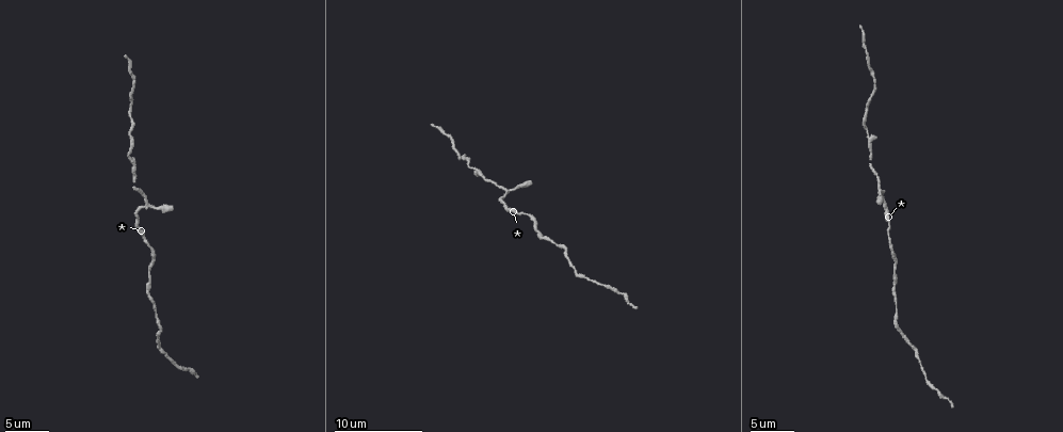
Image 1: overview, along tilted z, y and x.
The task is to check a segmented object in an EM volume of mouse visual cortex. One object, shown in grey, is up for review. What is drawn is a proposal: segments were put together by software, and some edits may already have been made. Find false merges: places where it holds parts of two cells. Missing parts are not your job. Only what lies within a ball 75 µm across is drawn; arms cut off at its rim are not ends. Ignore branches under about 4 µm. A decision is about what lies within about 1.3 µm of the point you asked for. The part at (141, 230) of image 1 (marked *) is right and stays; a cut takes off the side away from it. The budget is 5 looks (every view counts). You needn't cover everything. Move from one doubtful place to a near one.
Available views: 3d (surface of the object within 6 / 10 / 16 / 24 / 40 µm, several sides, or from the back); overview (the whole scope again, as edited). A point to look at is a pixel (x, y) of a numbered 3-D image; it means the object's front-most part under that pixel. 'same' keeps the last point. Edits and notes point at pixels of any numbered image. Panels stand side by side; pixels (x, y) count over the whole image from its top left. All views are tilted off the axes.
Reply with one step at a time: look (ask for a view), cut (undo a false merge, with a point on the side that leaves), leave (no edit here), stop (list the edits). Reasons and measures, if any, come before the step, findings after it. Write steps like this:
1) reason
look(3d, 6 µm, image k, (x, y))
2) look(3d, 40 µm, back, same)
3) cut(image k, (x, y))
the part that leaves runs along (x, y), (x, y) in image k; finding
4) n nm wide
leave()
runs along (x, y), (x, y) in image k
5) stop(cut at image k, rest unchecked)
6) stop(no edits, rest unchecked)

narrows sharply
look(3d, 10 µm, image 1, (869, 132))

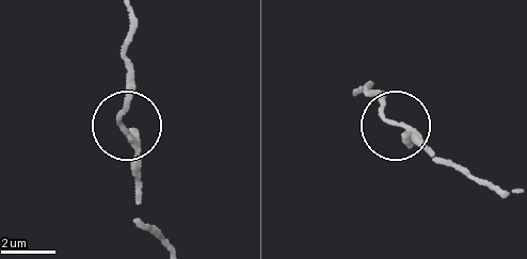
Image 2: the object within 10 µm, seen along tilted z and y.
leave()
runs along (498, 190), (429, 156), (401, 124), (382, 116), (368, 88) in image 2; continuous, no second cell

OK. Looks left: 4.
thin neck
look(3d, 6 µm, image 1, (873, 83))

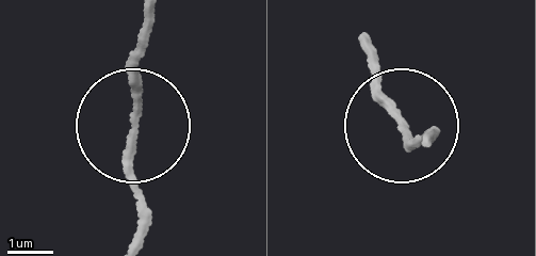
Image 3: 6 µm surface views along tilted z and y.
leave()
one cell here

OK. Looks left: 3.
thick turns thin
look(3d, 6 µm, image 1, (547, 239))

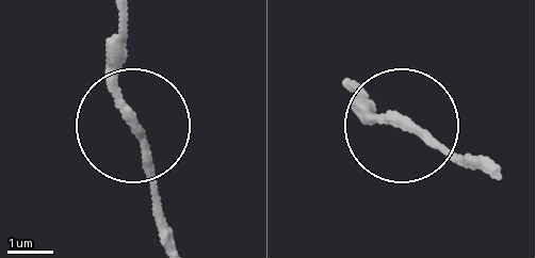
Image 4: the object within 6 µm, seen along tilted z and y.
leave()
runs along (117, 17), (118, 105), (163, 238) in image 4; continuous, no second cell

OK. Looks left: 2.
stop(no edits, rest unchecked)

